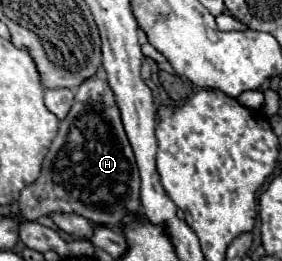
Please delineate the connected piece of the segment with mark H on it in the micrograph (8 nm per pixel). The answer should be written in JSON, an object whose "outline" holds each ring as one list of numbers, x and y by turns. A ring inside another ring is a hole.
{"outline":[[92,77,76,89,74,105,66,119,60,121,60,129,44,157,42,175,22,191,20,209,26,213,24,219,60,211,78,213,94,223,118,229,126,211,140,209,138,167,116,109,114,93,106,81],[32,205,38,205,36,213,32,213]]}

